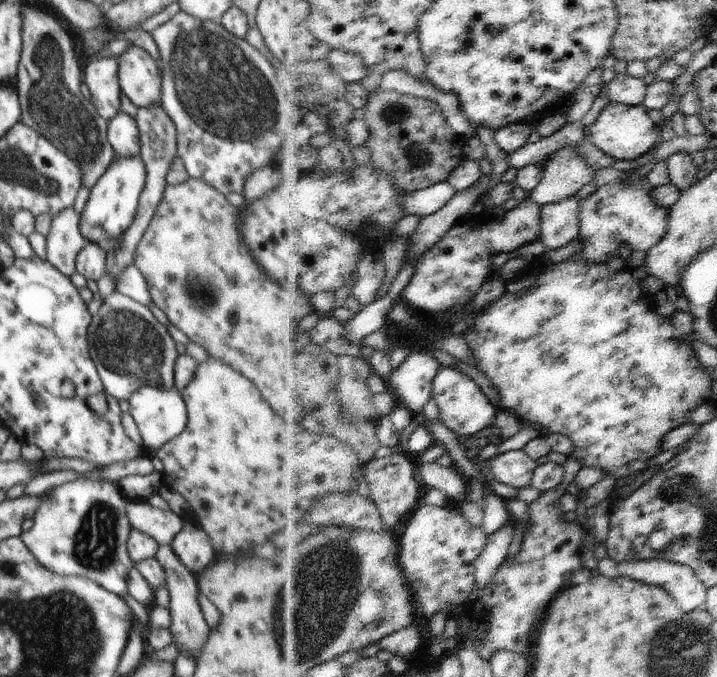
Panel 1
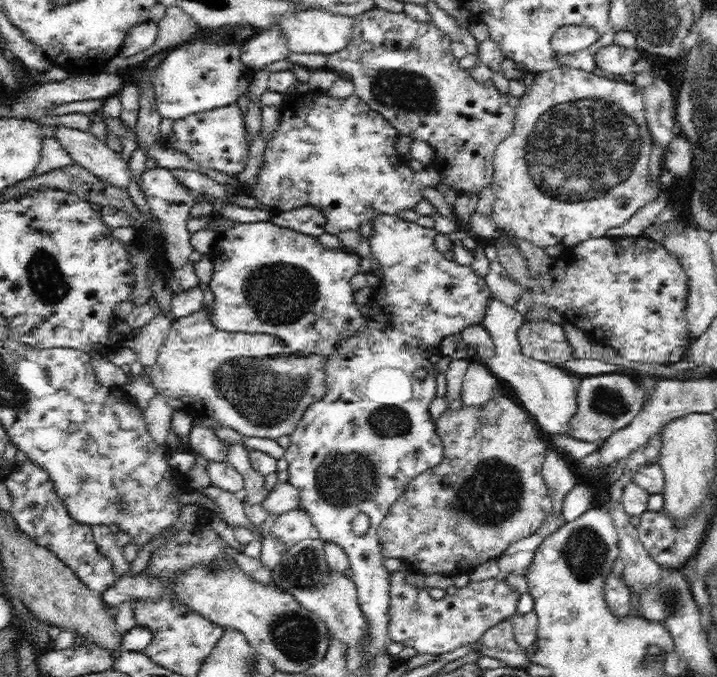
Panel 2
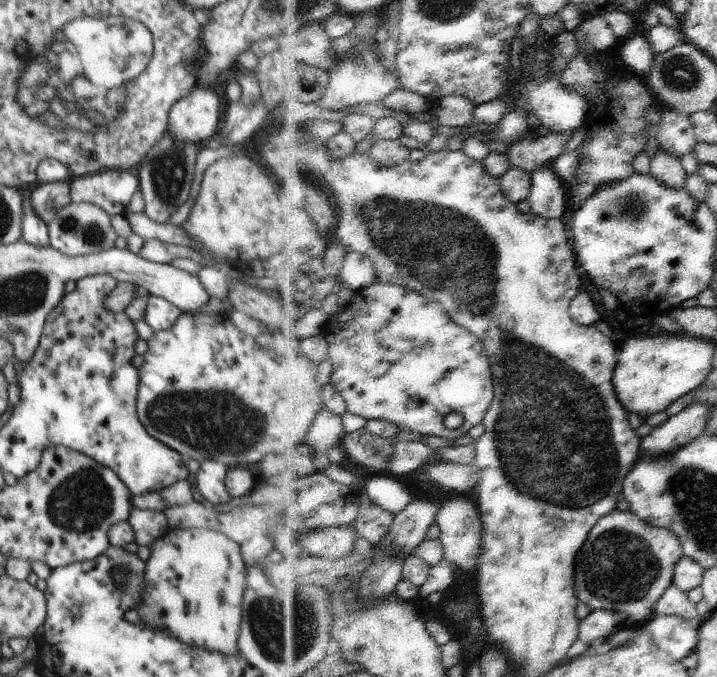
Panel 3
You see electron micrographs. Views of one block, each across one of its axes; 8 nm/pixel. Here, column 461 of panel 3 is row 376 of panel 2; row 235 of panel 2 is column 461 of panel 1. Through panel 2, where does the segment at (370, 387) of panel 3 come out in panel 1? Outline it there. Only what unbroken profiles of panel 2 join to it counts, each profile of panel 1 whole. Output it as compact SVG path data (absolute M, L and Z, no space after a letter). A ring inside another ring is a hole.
M444 367L435 380L433 396L440 409L440 419L453 432L460 436L474 436L490 426L495 426L500 408L492 404L492 400L484 394L482 386L472 380L468 374L454 367Z

